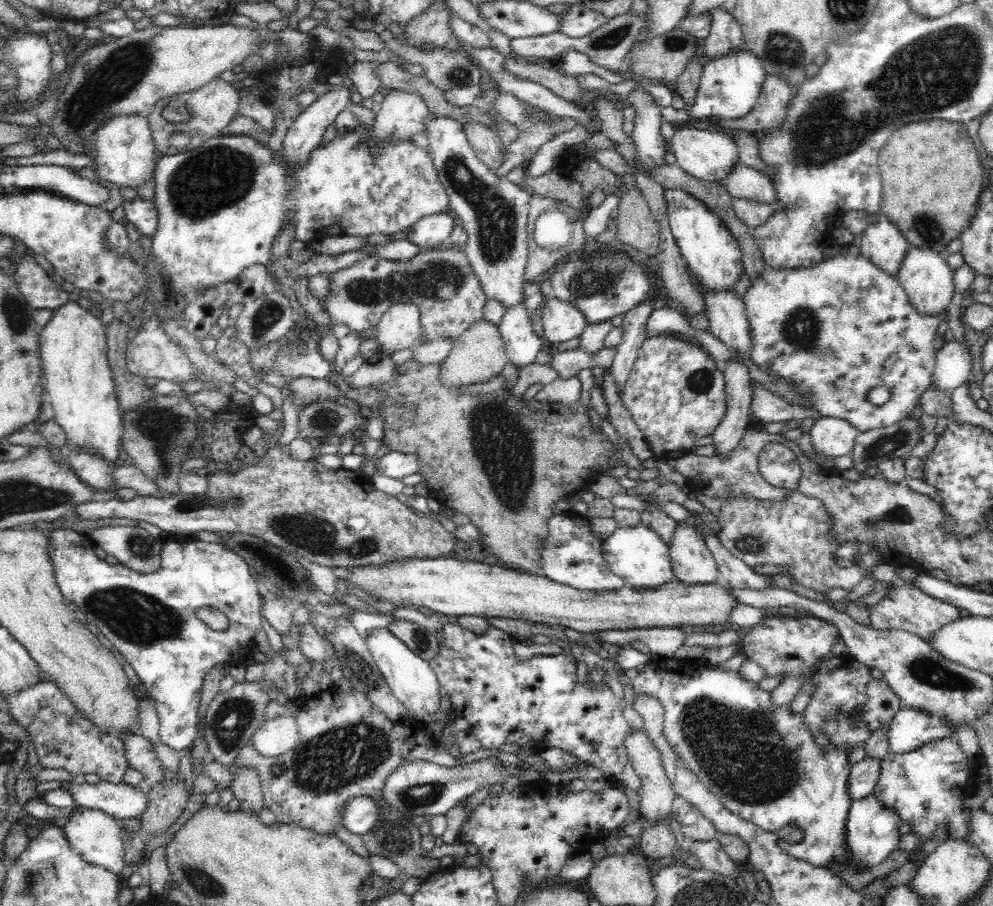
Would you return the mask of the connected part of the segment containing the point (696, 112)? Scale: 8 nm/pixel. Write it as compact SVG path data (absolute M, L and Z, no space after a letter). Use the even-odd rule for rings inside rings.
M746 45L742 50L733 49L726 57L704 60L695 103L687 106L686 110L693 120L708 121L711 117L717 117L719 120L736 122L739 117L747 116L755 110L766 76L765 67L749 52Z

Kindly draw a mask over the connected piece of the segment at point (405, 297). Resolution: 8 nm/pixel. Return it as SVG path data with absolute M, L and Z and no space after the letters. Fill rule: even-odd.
M460 245L420 250L410 260L368 257L350 268L328 274L328 278L331 285L324 297L324 309L334 324L346 325L356 333L374 333L383 313L398 301L413 302L420 309L424 342L438 338L455 341L472 324L484 319L487 296Z

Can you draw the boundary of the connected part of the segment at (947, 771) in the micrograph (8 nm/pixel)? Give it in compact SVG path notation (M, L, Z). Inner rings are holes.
M951 734L946 739L936 739L930 740L930 742L926 742L926 744L922 744L920 748L916 750L912 750L912 752L905 752L899 755L898 753L888 753L882 760L880 764L880 776L878 776L878 782L876 782L876 786L874 786L873 795L877 797L881 804L885 806L885 808L892 809L894 813L898 814L898 817L902 821L902 824L910 825L910 833L918 834L918 843L914 846L912 852L906 856L906 862L912 862L916 866L916 871L921 867L923 860L929 855L928 852L924 849L926 846L926 842L930 840L930 836L938 830L938 828L943 829L948 838L962 838L965 841L969 837L969 824L972 816L974 816L974 811L965 810L965 801L968 796L965 796L962 792L964 792L963 785L977 782L976 768L971 765L970 758L964 751L962 751L962 747L958 745L958 739L956 734Z

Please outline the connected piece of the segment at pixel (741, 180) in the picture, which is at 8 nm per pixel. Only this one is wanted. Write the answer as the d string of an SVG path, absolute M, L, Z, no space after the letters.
M738 161L724 182L725 190L734 199L745 199L762 205L778 200L774 182L767 175Z

